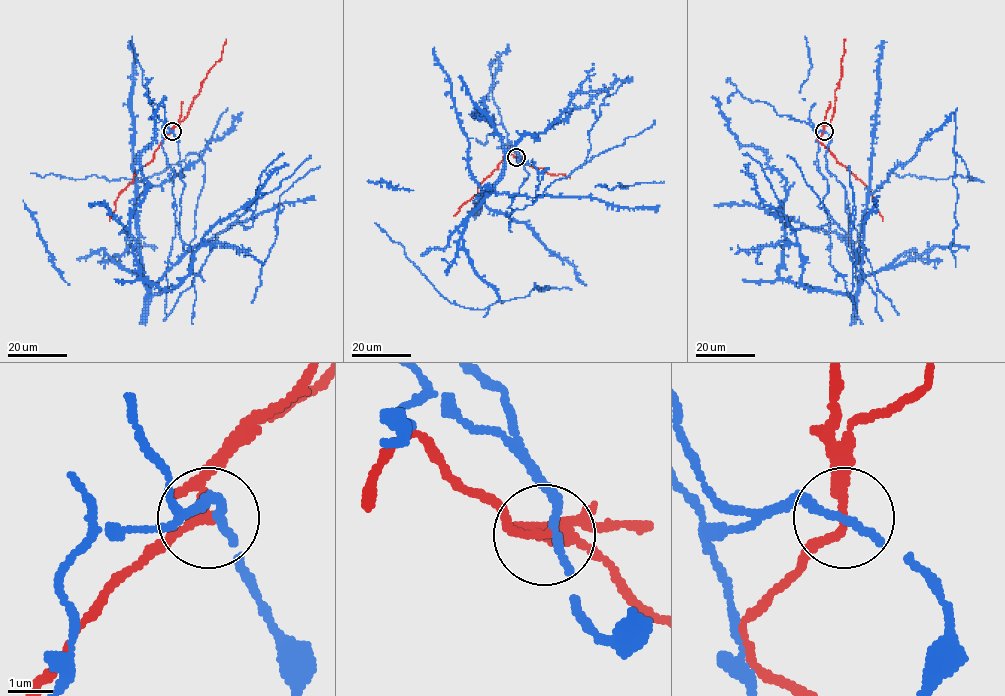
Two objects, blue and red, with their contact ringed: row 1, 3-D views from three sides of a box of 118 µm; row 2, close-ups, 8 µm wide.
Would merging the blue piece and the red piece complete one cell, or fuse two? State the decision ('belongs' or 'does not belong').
does not belong

